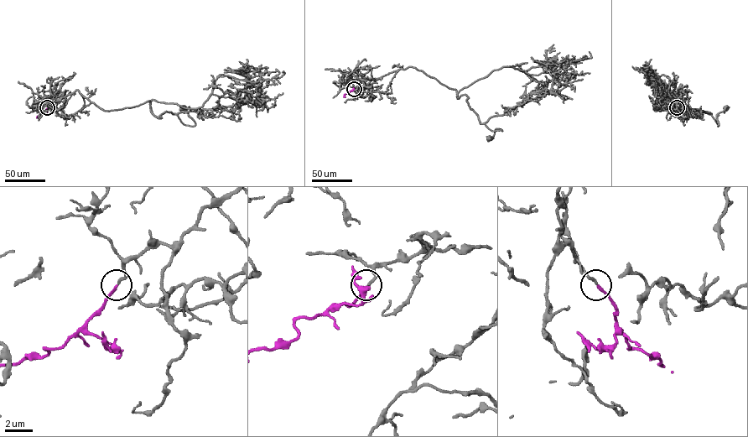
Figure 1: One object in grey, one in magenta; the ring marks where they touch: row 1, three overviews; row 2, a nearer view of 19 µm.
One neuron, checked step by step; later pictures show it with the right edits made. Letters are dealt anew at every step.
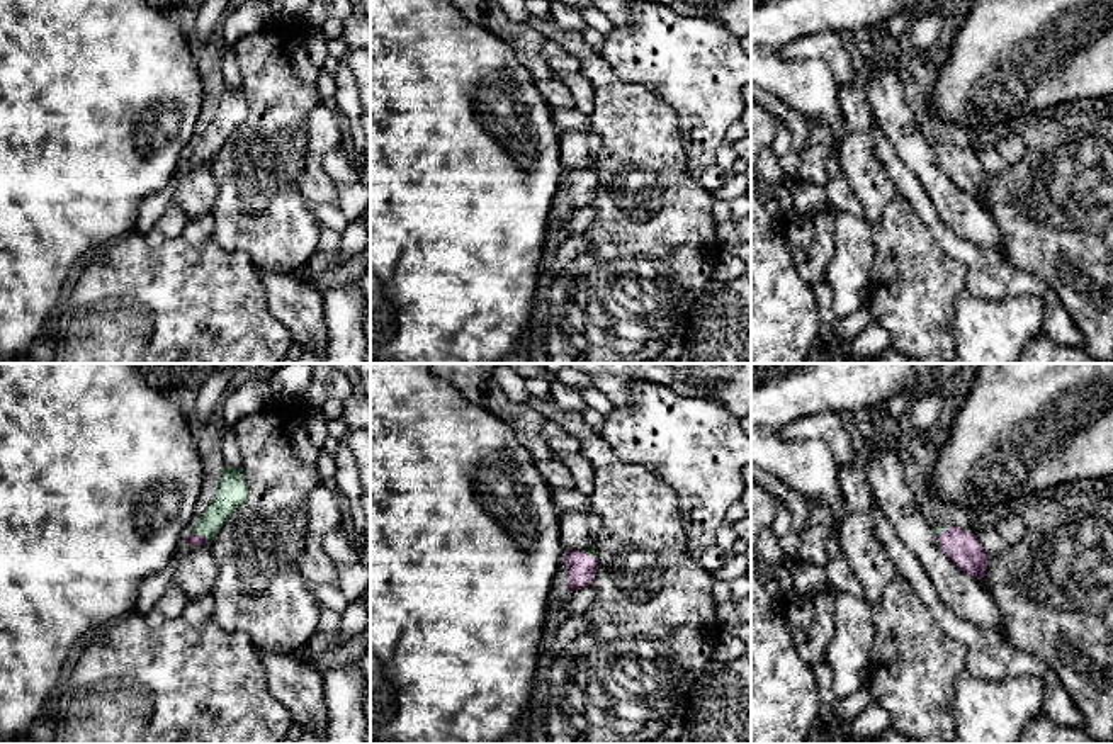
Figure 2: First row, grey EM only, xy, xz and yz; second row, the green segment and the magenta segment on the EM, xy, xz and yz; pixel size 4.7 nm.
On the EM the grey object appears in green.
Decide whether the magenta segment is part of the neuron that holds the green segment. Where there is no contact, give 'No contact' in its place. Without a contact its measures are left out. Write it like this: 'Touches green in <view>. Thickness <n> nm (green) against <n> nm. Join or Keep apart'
Touches green in xy. Thickness 150 nm (green) against 50 nm. Join

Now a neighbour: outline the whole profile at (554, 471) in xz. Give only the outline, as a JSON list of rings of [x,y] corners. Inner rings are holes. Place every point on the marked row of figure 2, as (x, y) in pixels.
[[[552,454],[549,459],[537,462],[540,474],[549,484],[551,491],[573,488],[573,477],[568,465],[562,460],[562,455]]]

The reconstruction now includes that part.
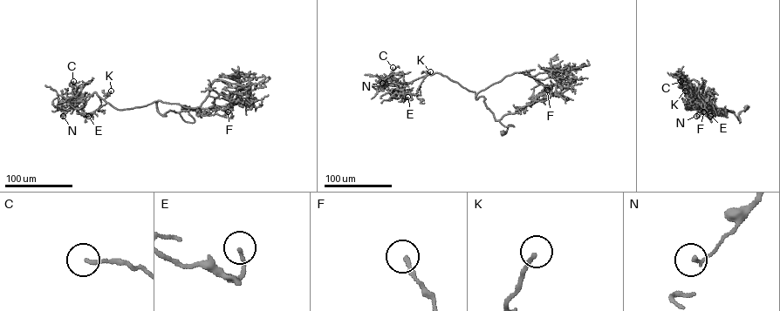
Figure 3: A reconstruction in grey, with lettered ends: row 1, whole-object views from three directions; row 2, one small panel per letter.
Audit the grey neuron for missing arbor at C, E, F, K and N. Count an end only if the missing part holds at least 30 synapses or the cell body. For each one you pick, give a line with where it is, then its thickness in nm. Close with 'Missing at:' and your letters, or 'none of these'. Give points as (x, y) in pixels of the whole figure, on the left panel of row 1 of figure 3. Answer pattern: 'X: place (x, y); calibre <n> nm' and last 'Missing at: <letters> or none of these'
C: place (73, 81); calibre 170 nm
Missing at: C

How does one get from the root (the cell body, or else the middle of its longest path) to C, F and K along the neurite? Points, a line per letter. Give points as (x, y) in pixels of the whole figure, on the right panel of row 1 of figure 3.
C: (747, 107), (740, 123), (728, 111), (710, 116), (708, 101), (687, 110), (694, 92), (697, 98), (680, 81)
F: (747, 107), (738, 114), (740, 123), (733, 111), (723, 108), (703, 106), (703, 111)
K: (747, 107), (738, 114), (740, 123), (728, 111), (710, 116), (708, 101), (686, 109), (690, 98), (685, 91)

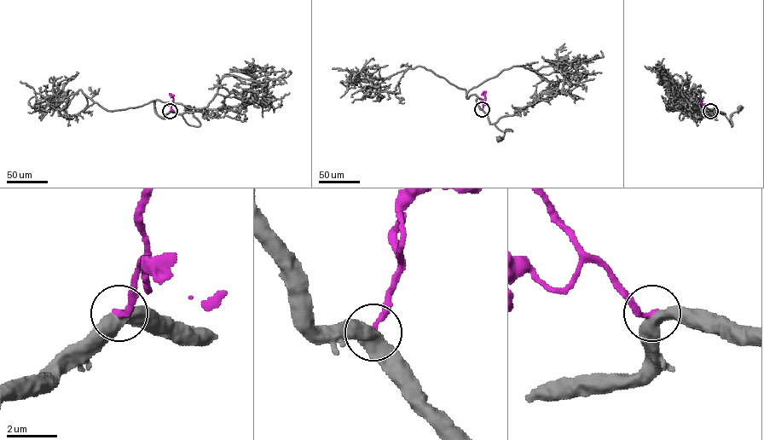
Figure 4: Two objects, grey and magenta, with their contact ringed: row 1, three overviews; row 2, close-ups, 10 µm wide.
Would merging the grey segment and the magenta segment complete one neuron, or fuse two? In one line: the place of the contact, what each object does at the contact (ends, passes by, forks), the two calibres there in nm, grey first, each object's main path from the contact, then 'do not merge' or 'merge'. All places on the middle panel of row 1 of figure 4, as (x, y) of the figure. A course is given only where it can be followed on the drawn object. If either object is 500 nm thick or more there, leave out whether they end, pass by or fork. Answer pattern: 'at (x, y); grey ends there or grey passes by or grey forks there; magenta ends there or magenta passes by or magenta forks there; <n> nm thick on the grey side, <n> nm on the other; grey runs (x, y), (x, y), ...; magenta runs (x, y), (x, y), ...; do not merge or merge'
at (482, 109); 550 nm thick on the grey side, 240 nm on the other; grey runs (482, 109), (490, 124), (501, 130), (512, 130), (506, 129), (500, 139); magenta runs (482, 109), (485, 98), (485, 92), (483, 92); do not merge

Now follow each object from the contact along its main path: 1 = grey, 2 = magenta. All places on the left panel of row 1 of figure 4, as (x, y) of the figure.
1: (170, 111), (181, 114), (189, 124), (199, 126), (200, 123), (188, 108)
2: (170, 111), (173, 95), (170, 97)

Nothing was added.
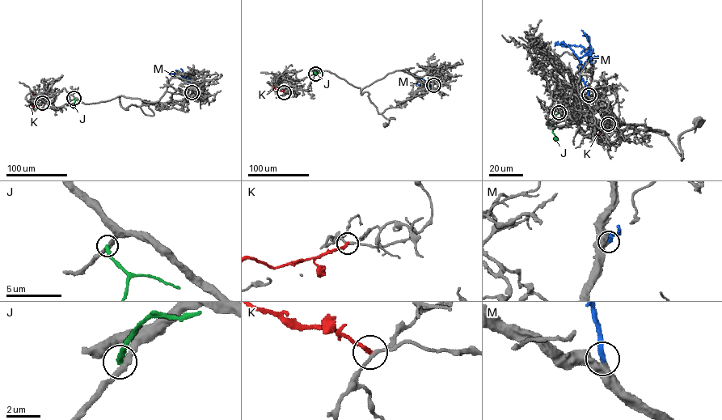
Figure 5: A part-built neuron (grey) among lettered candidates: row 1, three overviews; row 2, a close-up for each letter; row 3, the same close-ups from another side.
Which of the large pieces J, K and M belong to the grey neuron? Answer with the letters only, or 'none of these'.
M

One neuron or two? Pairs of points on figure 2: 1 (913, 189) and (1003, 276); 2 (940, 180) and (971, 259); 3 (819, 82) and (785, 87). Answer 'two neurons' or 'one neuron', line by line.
1: one neuron
2: two neurons
3: one neuron

